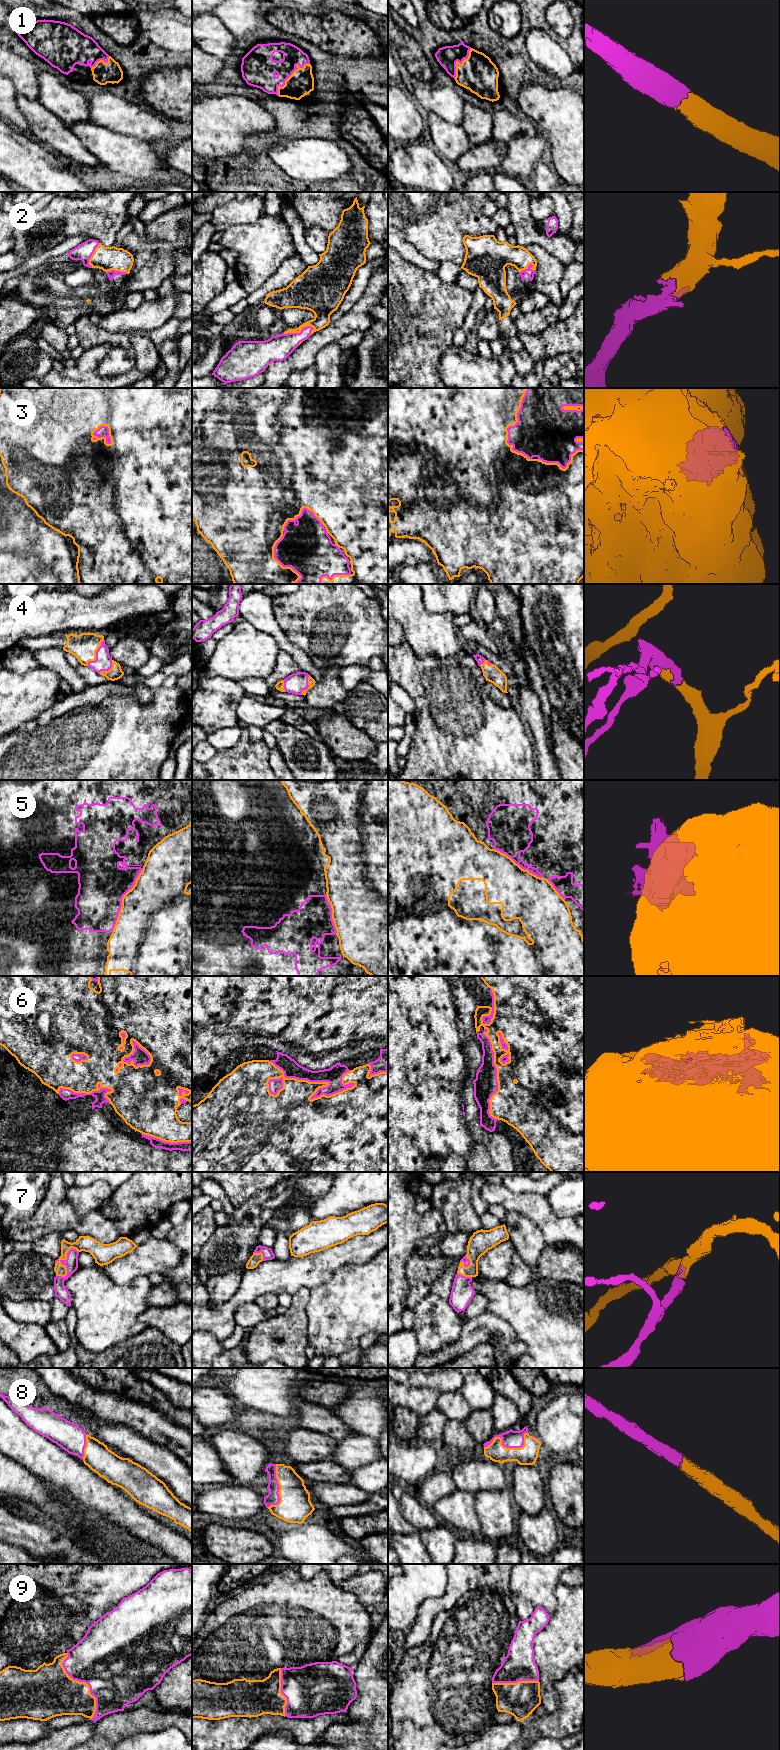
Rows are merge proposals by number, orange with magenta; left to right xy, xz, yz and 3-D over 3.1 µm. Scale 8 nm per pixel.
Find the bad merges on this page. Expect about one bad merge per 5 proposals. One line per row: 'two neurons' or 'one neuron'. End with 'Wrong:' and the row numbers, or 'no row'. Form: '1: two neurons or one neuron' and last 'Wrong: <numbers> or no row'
1: one neuron
2: one neuron
3: one neuron
4: one neuron
5: one neuron
6: one neuron
7: one neuron
8: one neuron
9: one neuron
Wrong: no row

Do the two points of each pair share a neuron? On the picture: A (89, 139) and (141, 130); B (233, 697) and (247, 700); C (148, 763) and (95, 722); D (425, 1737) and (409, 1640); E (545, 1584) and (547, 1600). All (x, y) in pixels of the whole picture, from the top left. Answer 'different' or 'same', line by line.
A: different
B: different
C: same
D: different
E: same

